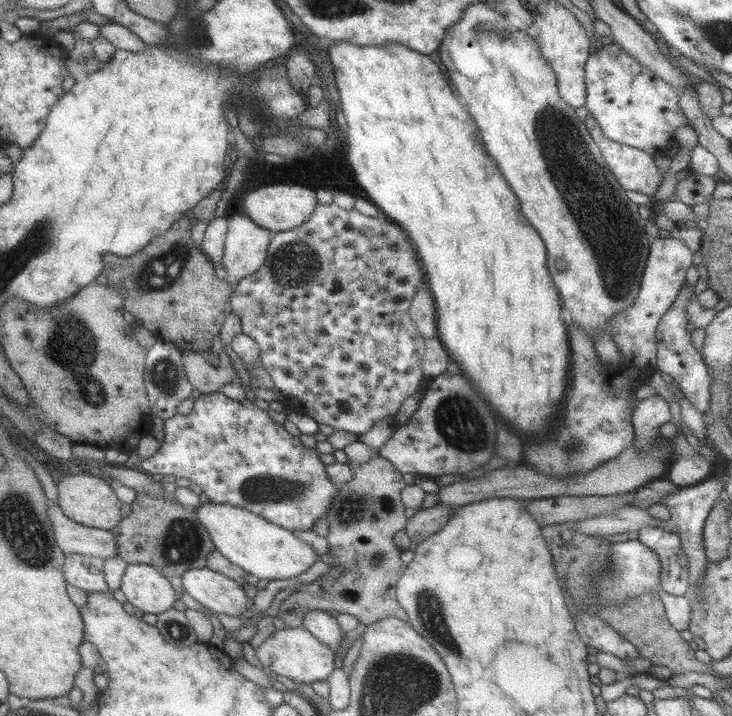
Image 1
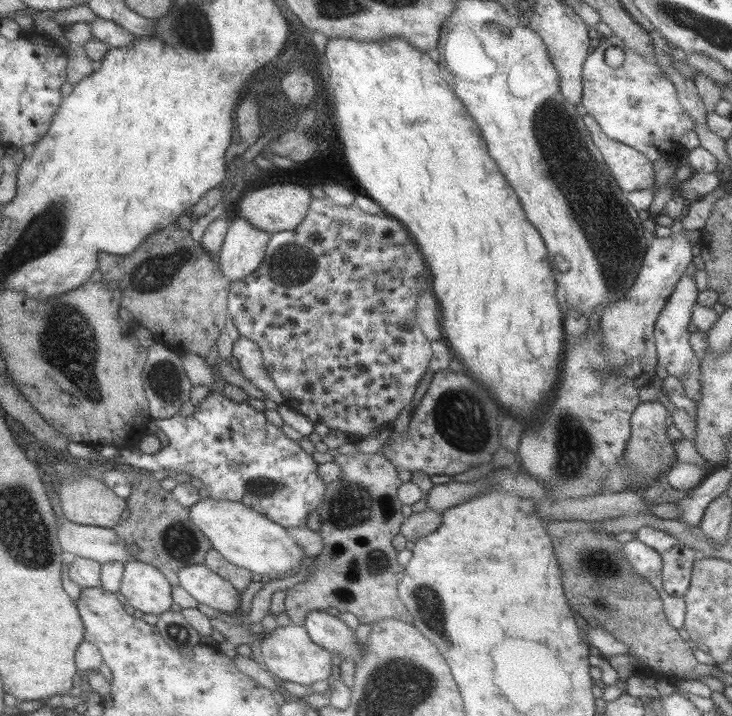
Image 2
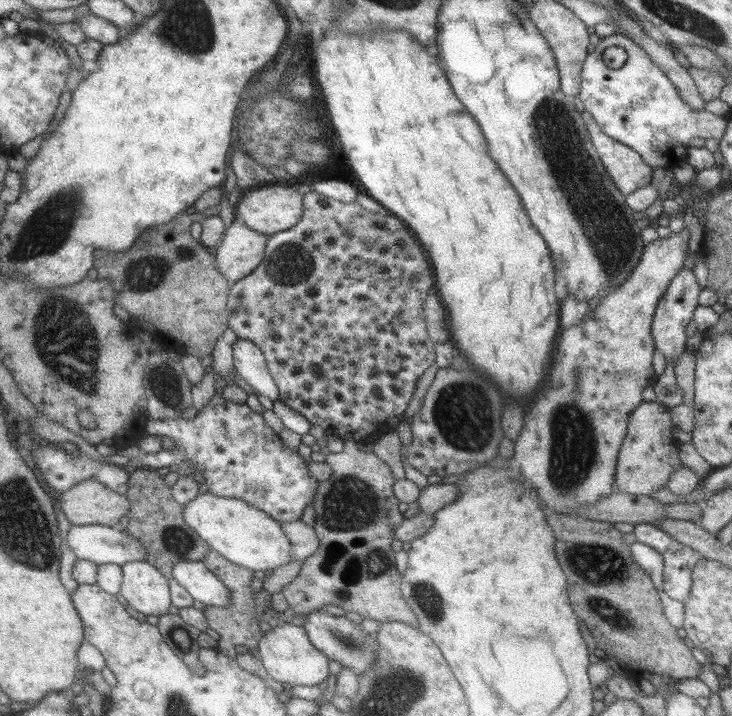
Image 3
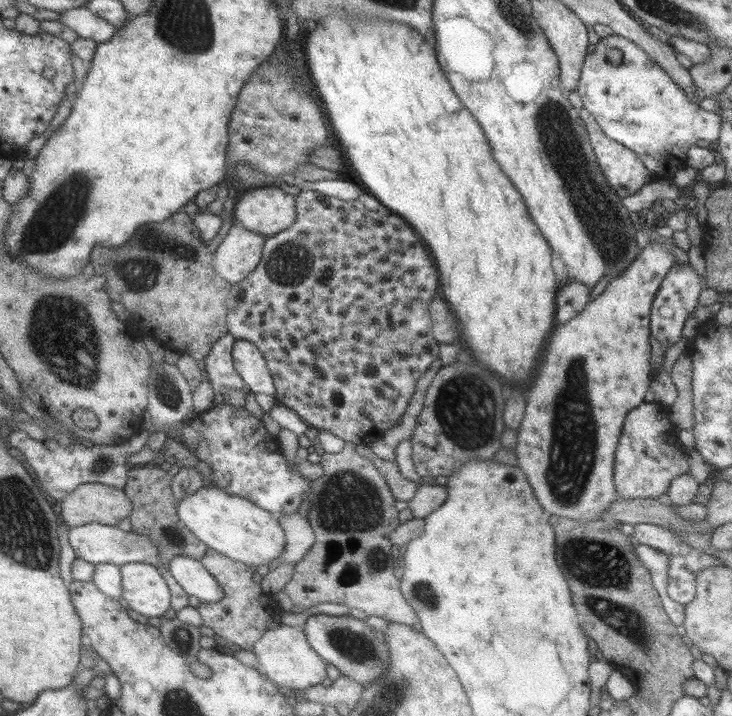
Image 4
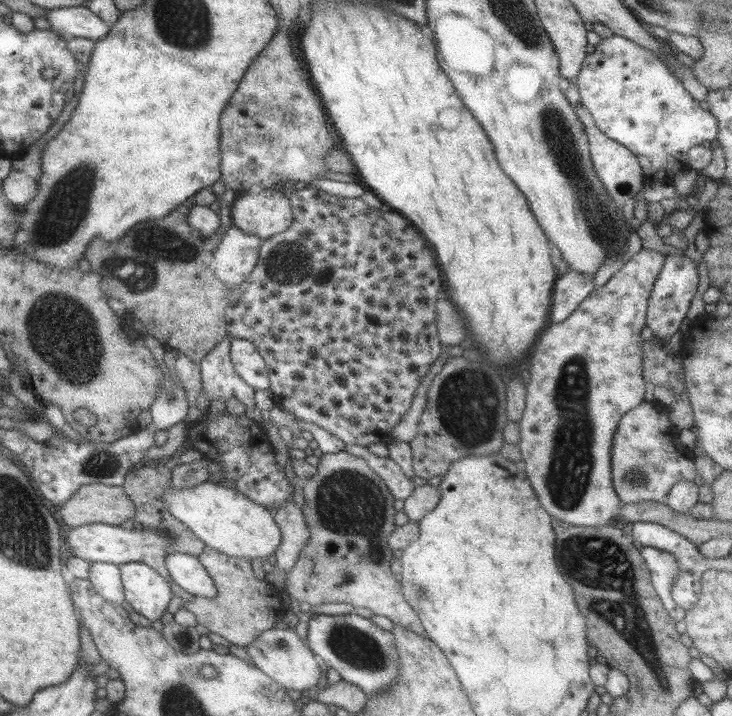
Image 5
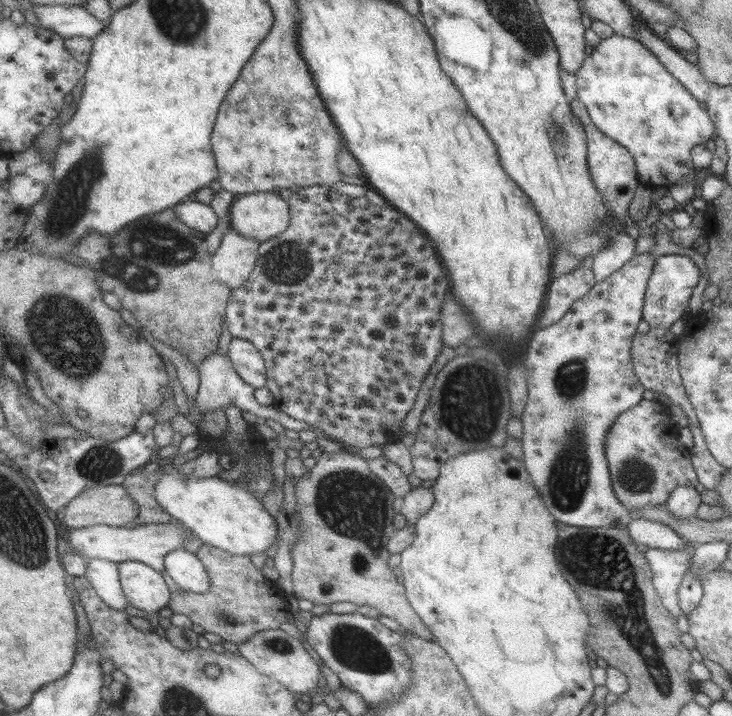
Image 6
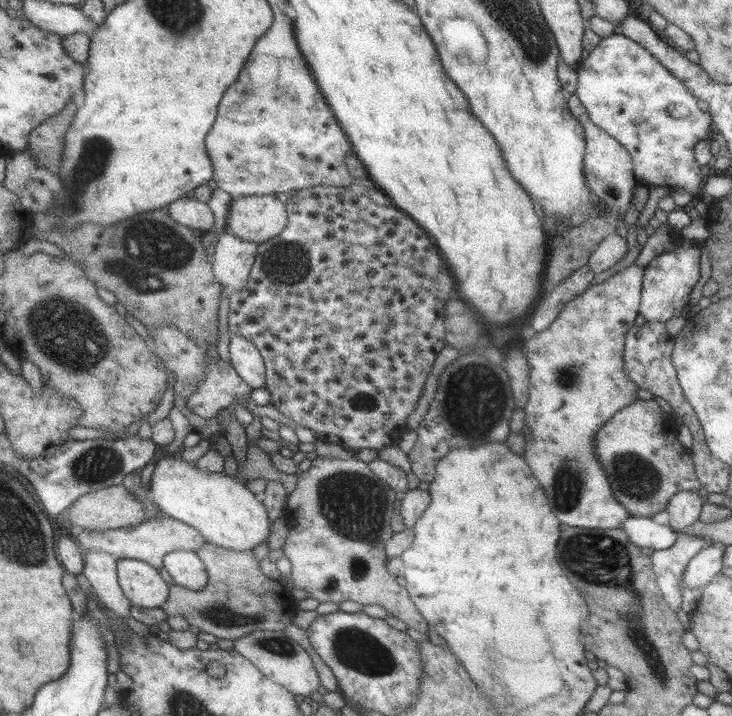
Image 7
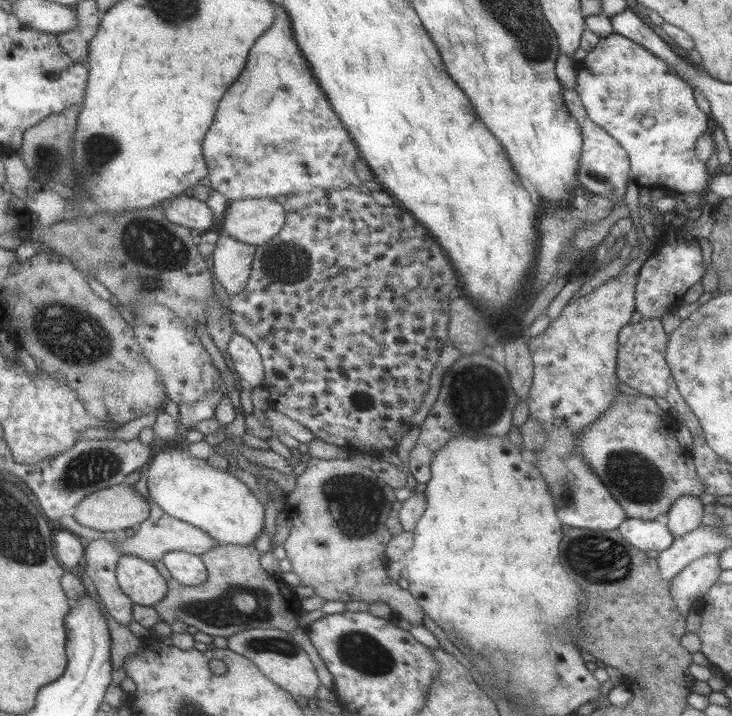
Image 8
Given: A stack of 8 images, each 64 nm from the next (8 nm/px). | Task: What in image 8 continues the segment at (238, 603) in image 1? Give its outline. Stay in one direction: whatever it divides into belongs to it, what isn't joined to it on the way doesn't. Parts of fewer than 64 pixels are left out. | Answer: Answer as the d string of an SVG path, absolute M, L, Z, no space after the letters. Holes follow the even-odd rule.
M172 550L164 554L162 561L174 578L188 586L198 586L206 582L208 571L202 556L186 551Z

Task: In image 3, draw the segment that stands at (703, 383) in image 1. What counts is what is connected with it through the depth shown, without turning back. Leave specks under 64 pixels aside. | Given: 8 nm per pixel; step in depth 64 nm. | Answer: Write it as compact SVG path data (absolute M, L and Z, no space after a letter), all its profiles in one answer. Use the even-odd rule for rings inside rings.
M682 269L670 282L668 290L658 300L658 306L654 310L651 333L655 340L655 346L665 356L665 360L672 360L673 366L678 364L678 358L688 351L686 326L693 319L696 307L699 305L699 294L702 288L696 280L696 276L690 269Z

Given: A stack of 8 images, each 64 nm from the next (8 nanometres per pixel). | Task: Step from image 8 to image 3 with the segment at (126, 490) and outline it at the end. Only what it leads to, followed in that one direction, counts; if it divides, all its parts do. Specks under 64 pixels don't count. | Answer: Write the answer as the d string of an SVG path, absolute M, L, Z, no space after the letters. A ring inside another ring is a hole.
M96 479L84 480L64 491L57 501L72 525L102 524L119 527L120 518L129 516L130 501L124 494L118 494Z

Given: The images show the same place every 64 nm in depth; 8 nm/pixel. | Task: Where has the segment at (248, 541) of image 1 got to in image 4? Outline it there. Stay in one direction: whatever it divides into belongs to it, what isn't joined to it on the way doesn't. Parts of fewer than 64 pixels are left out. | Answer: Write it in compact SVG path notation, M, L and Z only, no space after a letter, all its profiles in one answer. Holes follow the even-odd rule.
M202 483L197 492L193 491L182 499L176 498L176 515L204 544L253 568L280 561L286 546L285 532L268 510L211 484Z

